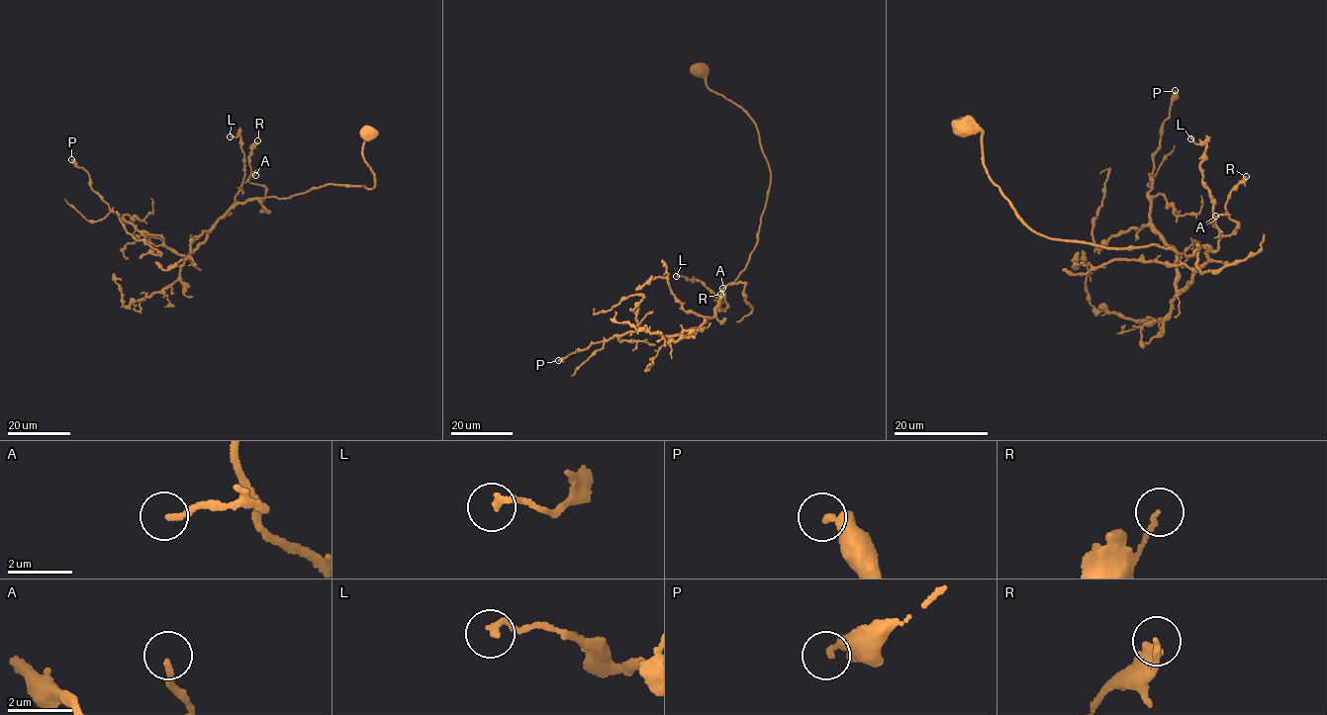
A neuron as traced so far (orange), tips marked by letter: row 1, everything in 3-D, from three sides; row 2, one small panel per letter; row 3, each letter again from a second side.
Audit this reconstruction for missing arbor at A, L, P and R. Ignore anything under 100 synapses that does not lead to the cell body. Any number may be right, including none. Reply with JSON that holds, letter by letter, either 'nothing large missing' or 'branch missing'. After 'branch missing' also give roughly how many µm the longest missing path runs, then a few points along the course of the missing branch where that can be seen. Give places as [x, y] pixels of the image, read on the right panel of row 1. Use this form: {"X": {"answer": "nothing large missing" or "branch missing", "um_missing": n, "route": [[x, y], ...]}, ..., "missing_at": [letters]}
{"A": {"answer": "nothing large missing"}, "L": {"answer": "nothing large missing"}, "P": {"answer": "nothing large missing"}, "R": {"answer": "nothing large missing"}, "missing_at": []}

